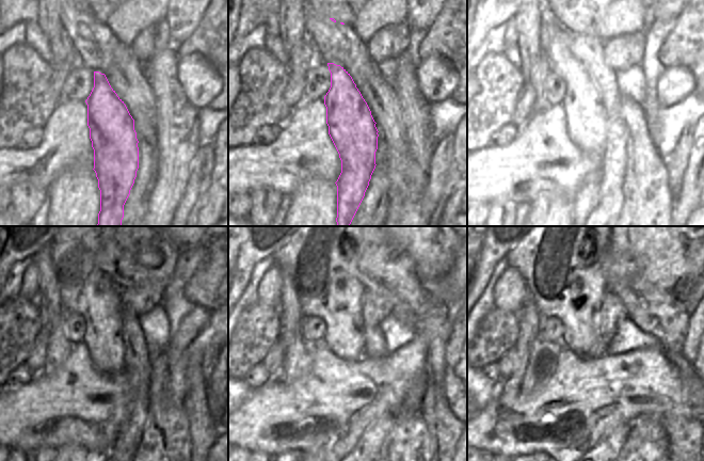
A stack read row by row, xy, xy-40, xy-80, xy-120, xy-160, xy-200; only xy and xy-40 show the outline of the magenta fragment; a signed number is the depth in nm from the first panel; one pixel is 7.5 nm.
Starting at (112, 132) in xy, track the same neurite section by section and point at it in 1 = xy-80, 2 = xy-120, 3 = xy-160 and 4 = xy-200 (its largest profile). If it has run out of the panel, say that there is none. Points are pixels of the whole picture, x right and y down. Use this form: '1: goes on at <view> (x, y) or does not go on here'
1: goes on at xy-80 (585, 112)
2: goes on at xy-120 (85, 286)
3: goes on at xy-160 (325, 288)
4: goes on at xy-200 (559, 285)

